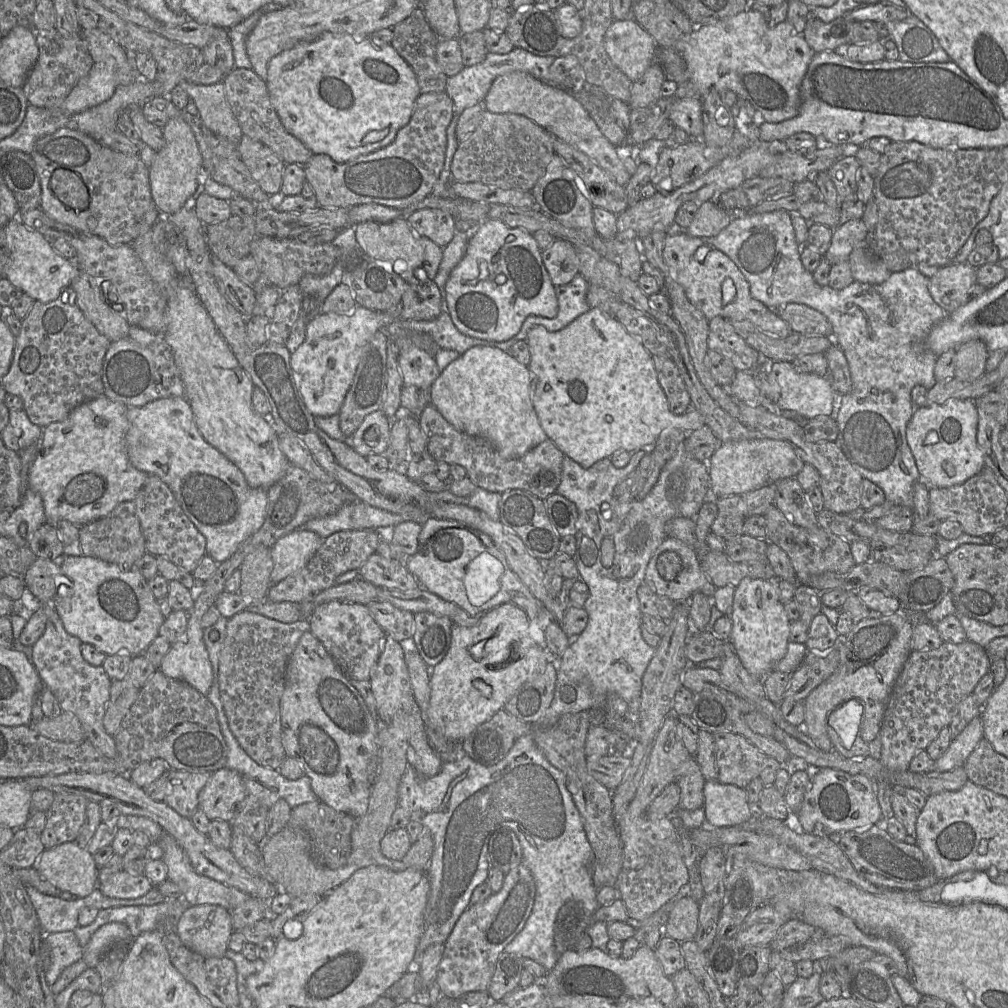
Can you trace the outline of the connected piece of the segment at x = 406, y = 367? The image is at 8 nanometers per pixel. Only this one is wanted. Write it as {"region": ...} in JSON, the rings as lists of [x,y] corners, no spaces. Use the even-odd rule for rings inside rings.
{"region":[[[415,346],[399,350],[398,357],[403,385],[413,385],[420,391],[429,391],[441,372],[435,359]]]}

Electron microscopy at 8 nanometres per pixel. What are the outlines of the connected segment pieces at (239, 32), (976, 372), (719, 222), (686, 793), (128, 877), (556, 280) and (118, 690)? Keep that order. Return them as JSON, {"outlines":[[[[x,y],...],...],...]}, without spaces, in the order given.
{"outlines":[[[[267,3],[251,14],[244,21],[231,27],[230,29],[227,29],[232,45],[234,65],[236,68],[252,69],[252,64],[246,51],[246,39],[249,33],[258,23],[261,16],[271,11],[280,10],[282,7],[283,5],[279,3]]],[[[974,339],[957,348],[955,376],[962,381],[973,381],[985,373],[988,350],[985,343]]],[[[715,200],[706,201],[684,231],[693,237],[712,238],[726,228],[732,218],[733,214],[717,205]]],[[[694,757],[687,759],[680,766],[676,780],[681,791],[678,807],[689,811],[703,807],[705,781],[696,759]]],[[[99,868],[97,887],[108,897],[136,899],[144,896],[154,887],[151,881],[143,874],[132,874],[122,869],[119,872],[110,874],[109,876],[101,876],[100,870],[101,869]]],[[[555,239],[541,252],[542,262],[554,286],[568,284],[579,274],[580,261],[573,244]]],[[[128,677],[123,680],[112,681],[110,699],[103,717],[103,726],[109,735],[114,736],[118,732],[139,694],[140,689]]]]}

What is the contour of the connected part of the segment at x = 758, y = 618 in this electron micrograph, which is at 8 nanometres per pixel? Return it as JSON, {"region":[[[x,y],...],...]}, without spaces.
{"region":[[[745,577],[735,587],[732,632],[730,641],[745,669],[756,678],[763,680],[787,652],[790,624],[784,604],[780,602],[780,579],[757,579]]]}

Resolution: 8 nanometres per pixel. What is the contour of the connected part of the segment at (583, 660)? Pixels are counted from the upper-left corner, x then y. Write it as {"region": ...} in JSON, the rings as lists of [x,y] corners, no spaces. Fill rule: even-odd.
{"region":[[[680,443],[673,457],[662,468],[658,481],[656,482],[652,490],[648,493],[648,495],[643,500],[641,501],[633,500],[630,502],[619,502],[618,500],[616,500],[614,497],[615,487],[623,479],[625,479],[633,470],[638,468],[641,459],[644,457],[644,455],[647,453],[648,450],[649,449],[639,449],[631,453],[632,455],[631,455],[631,459],[629,463],[623,468],[616,468],[612,464],[611,459],[609,457],[599,460],[598,462],[596,462],[589,468],[583,468],[581,465],[579,465],[577,462],[575,462],[568,456],[564,456],[563,458],[562,479],[561,479],[560,485],[557,488],[556,493],[562,495],[563,497],[573,502],[578,511],[578,519],[576,521],[576,534],[575,534],[575,537],[577,540],[577,553],[574,558],[577,562],[577,568],[580,575],[579,579],[587,584],[589,588],[589,592],[590,592],[590,596],[584,605],[584,608],[588,613],[589,620],[588,620],[586,629],[577,638],[571,639],[571,644],[568,647],[568,649],[565,651],[565,653],[563,654],[561,659],[555,659],[557,667],[558,667],[558,673],[557,673],[556,687],[554,691],[554,698],[552,700],[550,707],[545,712],[544,716],[537,722],[540,726],[551,726],[554,723],[556,723],[565,714],[576,713],[576,712],[581,712],[585,710],[603,710],[605,707],[607,698],[612,694],[616,694],[620,696],[628,704],[630,717],[637,717],[637,722],[638,722],[638,713],[639,713],[640,702],[641,702],[642,679],[650,661],[652,660],[656,652],[656,648],[653,648],[650,645],[648,645],[648,643],[644,640],[642,636],[642,632],[641,632],[642,612],[640,610],[638,589],[643,583],[645,583],[646,570],[652,556],[654,555],[659,545],[665,540],[665,538],[667,538],[667,535],[665,532],[666,523],[675,517],[686,517],[686,518],[695,519],[700,511],[700,508],[704,504],[704,502],[712,501],[716,503],[718,499],[718,497],[715,497],[715,495],[713,495],[713,493],[711,492],[708,463],[699,461],[693,458],[686,451],[684,447],[684,443]],[[639,525],[646,525],[648,527],[649,536],[643,546],[634,547],[632,545],[632,533],[636,529],[636,527]],[[605,538],[612,540],[614,544],[614,556],[613,556],[613,562],[612,562],[611,567],[605,567],[602,563],[601,545]]]}

